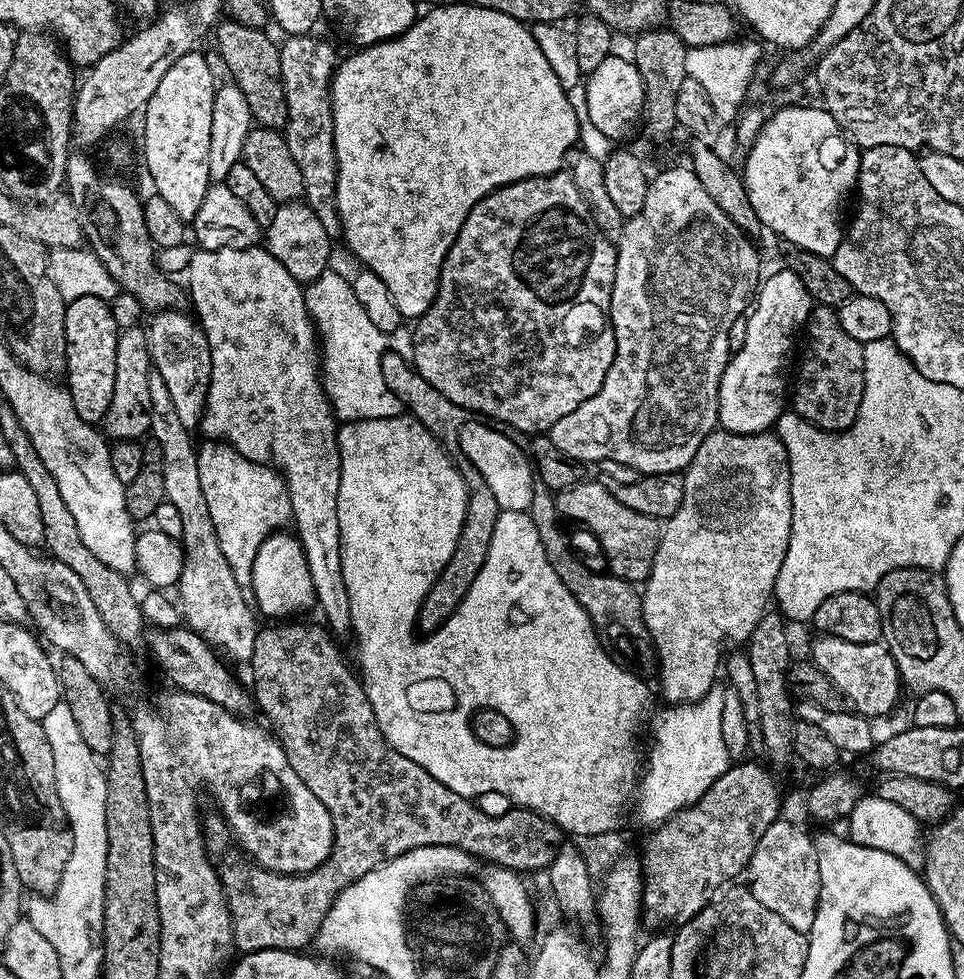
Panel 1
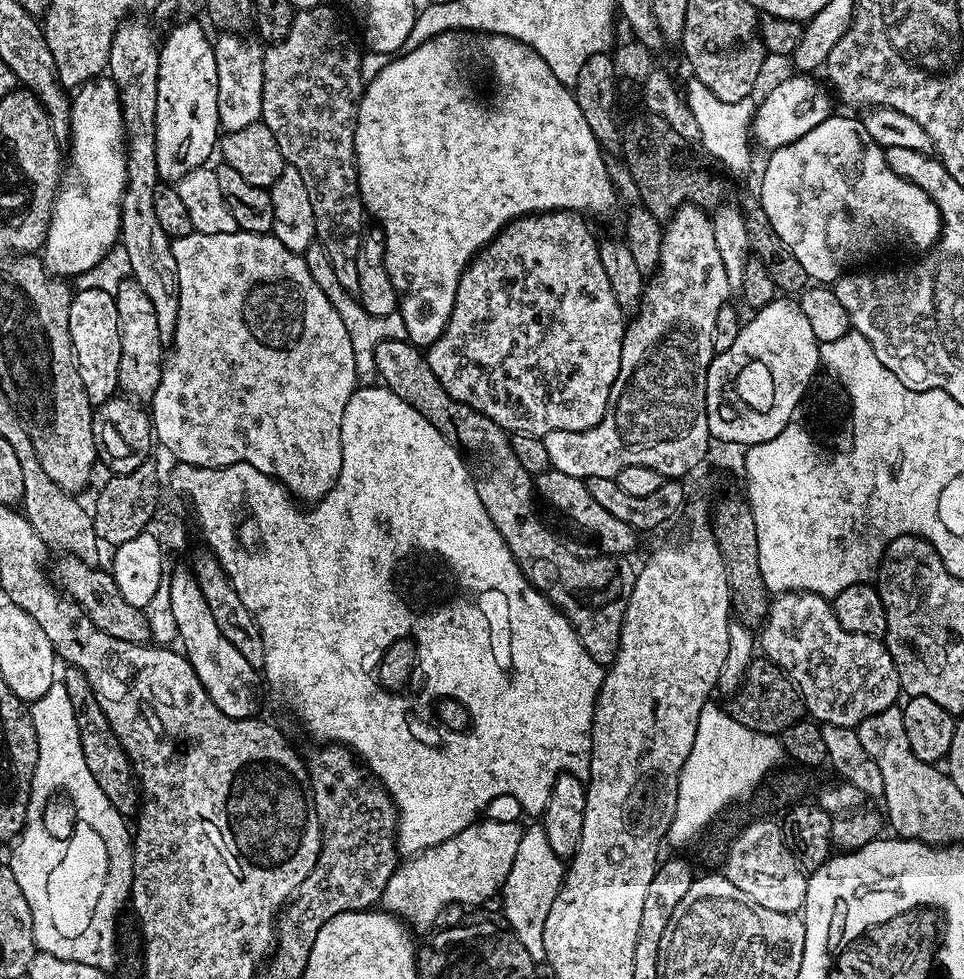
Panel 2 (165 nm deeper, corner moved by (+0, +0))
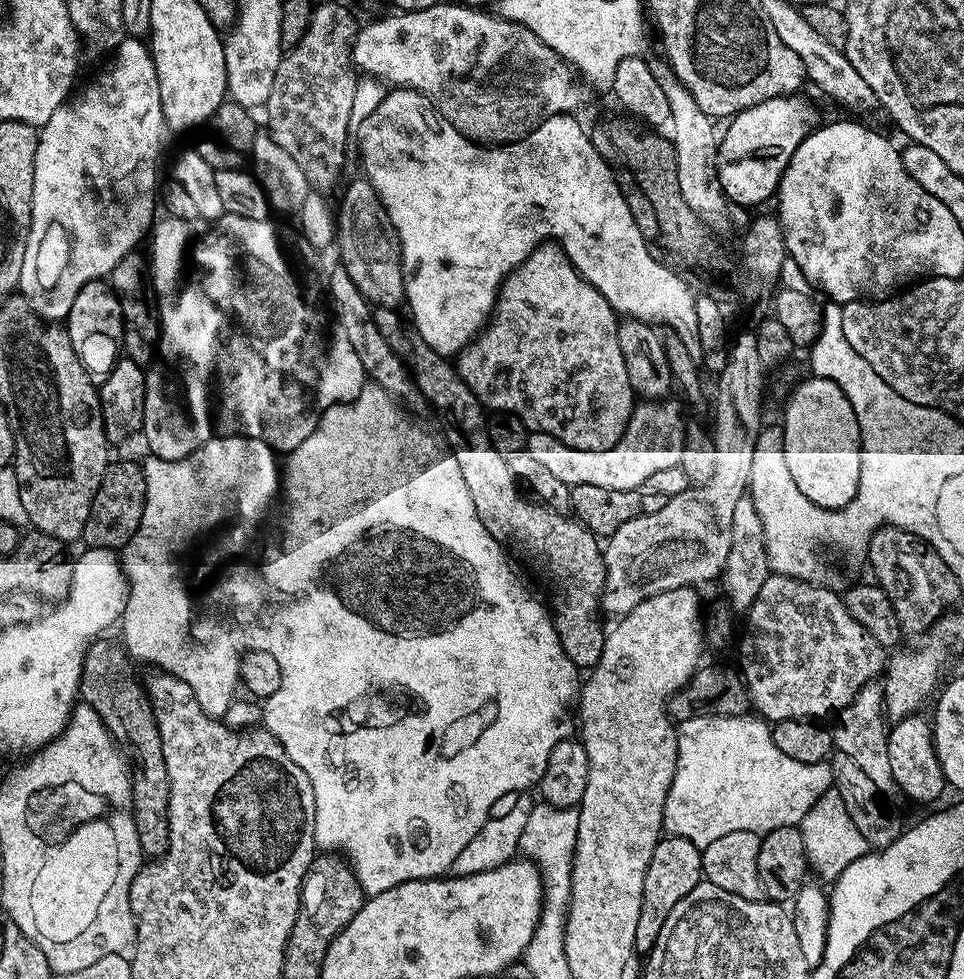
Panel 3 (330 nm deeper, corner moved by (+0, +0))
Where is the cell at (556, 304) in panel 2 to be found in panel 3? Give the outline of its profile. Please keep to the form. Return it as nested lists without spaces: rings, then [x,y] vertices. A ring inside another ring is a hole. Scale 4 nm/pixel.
[[[545,242],[539,244],[528,255],[526,262],[519,264],[504,279],[500,292],[496,295],[496,306],[492,309],[488,323],[484,325],[484,331],[475,340],[467,344],[455,357],[456,371],[464,379],[466,386],[470,386],[470,390],[479,398],[485,409],[492,412],[512,412],[532,432],[550,434],[554,438],[558,438],[558,442],[562,442],[571,448],[594,450],[595,452],[606,450],[610,446],[614,446],[622,438],[622,434],[632,417],[632,409],[634,407],[634,393],[630,380],[627,378],[621,347],[618,346],[619,325],[618,314],[612,309],[610,302],[606,302],[606,298],[602,298],[602,294],[598,294],[598,290],[594,286],[590,286],[590,282],[586,282],[586,278],[582,278],[582,274],[572,265],[564,249],[555,242]]]

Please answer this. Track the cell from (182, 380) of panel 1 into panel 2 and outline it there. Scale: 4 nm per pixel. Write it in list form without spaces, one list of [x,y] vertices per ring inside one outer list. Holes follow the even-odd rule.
[[[125,18],[116,28],[110,42],[110,58],[106,69],[116,89],[120,91],[120,104],[124,115],[124,138],[126,141],[126,190],[120,207],[119,243],[130,258],[131,279],[146,290],[150,302],[154,302],[154,314],[158,318],[158,330],[161,336],[168,338],[176,331],[178,322],[178,266],[174,262],[172,240],[162,230],[158,217],[154,214],[154,190],[162,183],[158,174],[158,138],[156,137],[156,119],[158,118],[158,66],[160,54],[157,41],[152,41],[152,32],[140,20]]]

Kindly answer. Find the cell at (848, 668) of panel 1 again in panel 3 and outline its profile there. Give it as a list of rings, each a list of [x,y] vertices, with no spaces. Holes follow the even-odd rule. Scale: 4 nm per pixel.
[[[770,574],[758,598],[754,598],[754,606],[746,614],[748,633],[740,644],[739,667],[748,687],[751,707],[769,722],[827,721],[827,716],[835,717],[858,694],[858,690],[862,690],[862,686],[873,683],[886,667],[886,649],[874,642],[854,618],[850,618],[841,593],[824,587],[828,586]]]

